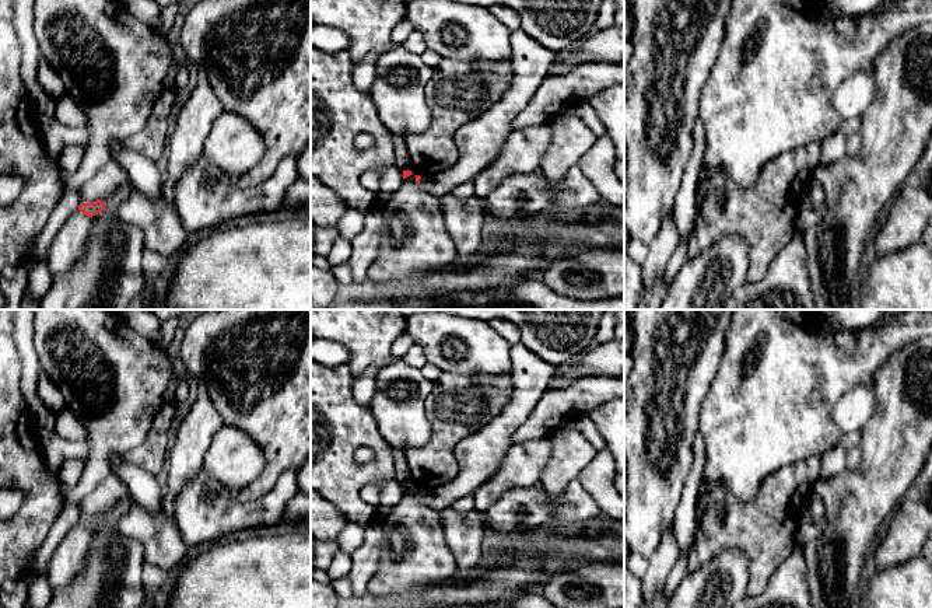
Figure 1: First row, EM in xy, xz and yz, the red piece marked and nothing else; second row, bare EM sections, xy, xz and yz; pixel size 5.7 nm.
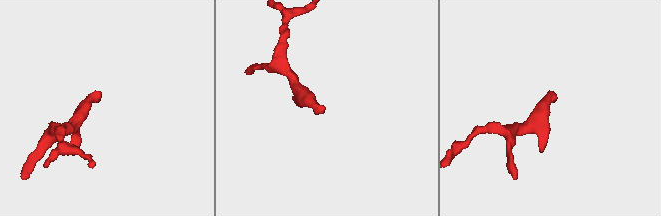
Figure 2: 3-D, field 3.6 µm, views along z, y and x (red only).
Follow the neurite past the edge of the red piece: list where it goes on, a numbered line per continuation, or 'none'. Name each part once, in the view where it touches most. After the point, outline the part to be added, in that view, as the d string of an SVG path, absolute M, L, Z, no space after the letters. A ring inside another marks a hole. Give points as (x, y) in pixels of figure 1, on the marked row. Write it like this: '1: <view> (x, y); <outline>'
1: xz (479, 142); M521 28L512 31L512 80L504 97L493 105L488 111L483 112L476 119L456 129L453 141L459 150L458 161L448 170L439 171L431 177L421 177L420 189L441 198L449 193L455 186L473 181L474 177L490 165L501 153L502 144L512 132L514 119L529 104L542 81L547 77L547 71L558 53L551 52L533 41Z

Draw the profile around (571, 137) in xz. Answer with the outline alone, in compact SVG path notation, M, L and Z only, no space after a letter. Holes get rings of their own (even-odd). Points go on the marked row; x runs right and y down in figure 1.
M564 111L551 119L553 134L539 168L558 192L568 170L591 150L598 136L575 115Z

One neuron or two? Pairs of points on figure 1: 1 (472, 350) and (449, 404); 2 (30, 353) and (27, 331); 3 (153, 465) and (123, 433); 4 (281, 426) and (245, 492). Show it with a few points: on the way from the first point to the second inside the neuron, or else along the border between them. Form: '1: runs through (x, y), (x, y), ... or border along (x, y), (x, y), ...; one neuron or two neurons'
1: border along (442, 370), (463, 374), (496, 374); two neurons
2: runs through (27, 348), (27, 336); one neuron
3: border along (154, 419), (147, 437), (140, 444), (121, 454); two neurons
4: runs through (281, 444), (281, 454), (272, 472), (263, 481); one neuron

